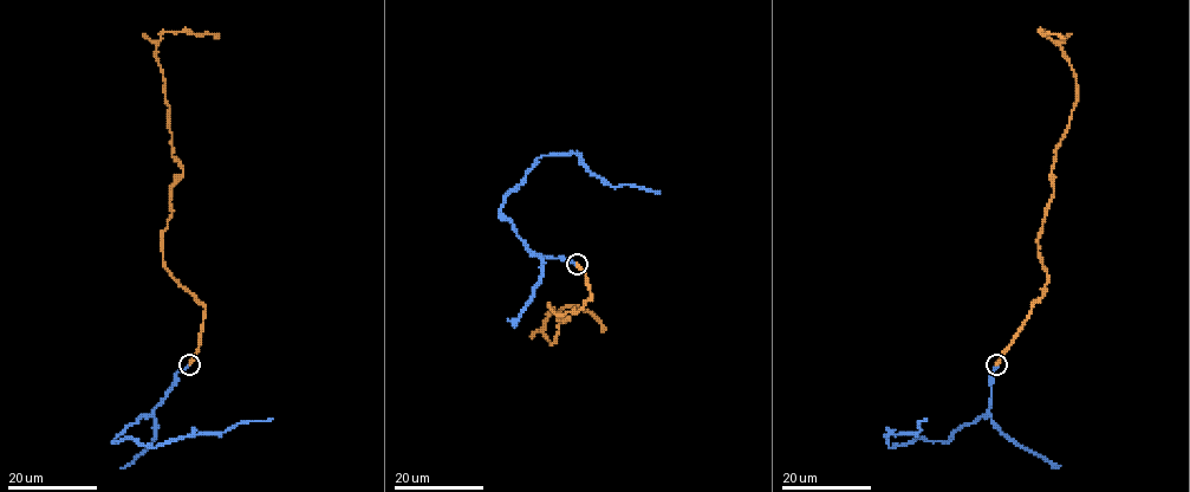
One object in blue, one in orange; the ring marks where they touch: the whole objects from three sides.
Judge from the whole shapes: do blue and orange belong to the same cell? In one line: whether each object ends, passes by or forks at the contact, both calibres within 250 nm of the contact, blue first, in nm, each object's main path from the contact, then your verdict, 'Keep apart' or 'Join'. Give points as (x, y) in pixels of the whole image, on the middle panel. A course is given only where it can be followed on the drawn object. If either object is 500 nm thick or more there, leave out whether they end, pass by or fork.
At the ring blue ends. At the ring orange ends. Thickness 300 nm (blue) against 280 nm. Course of blue: (576, 264), (533, 253), (500, 214), (504, 198), (538, 157), (576, 153), (592, 173), (612, 186), (659, 193). Course of orange: (576, 264), (592, 298), (564, 315), (550, 304), (570, 319), (553, 343), (543, 334), (566, 305), (603, 331). Keep apart

